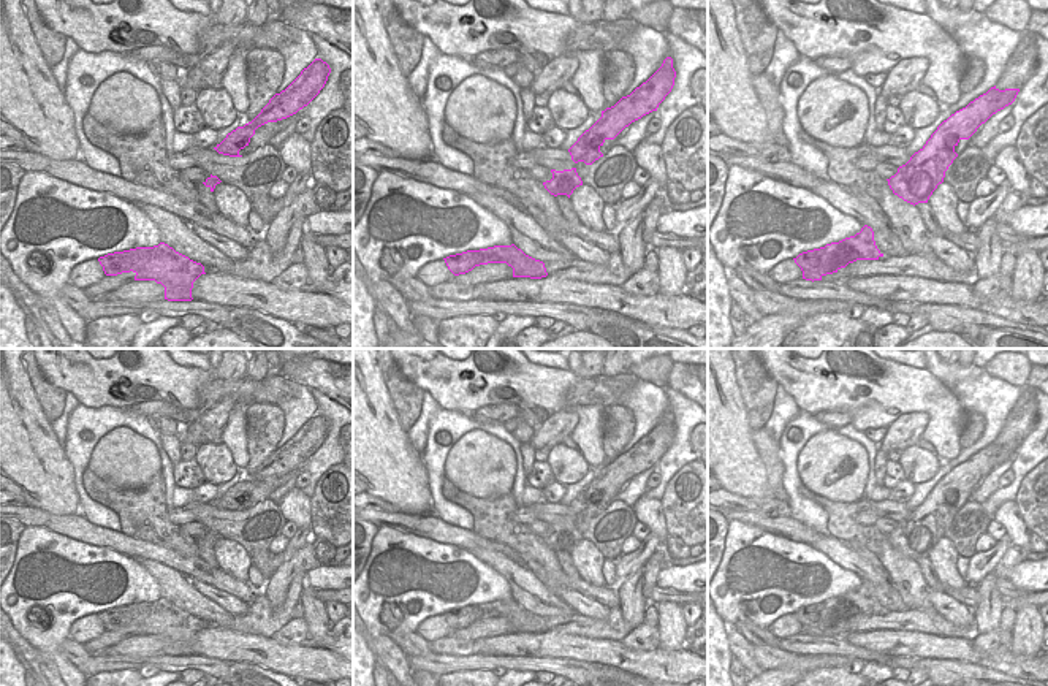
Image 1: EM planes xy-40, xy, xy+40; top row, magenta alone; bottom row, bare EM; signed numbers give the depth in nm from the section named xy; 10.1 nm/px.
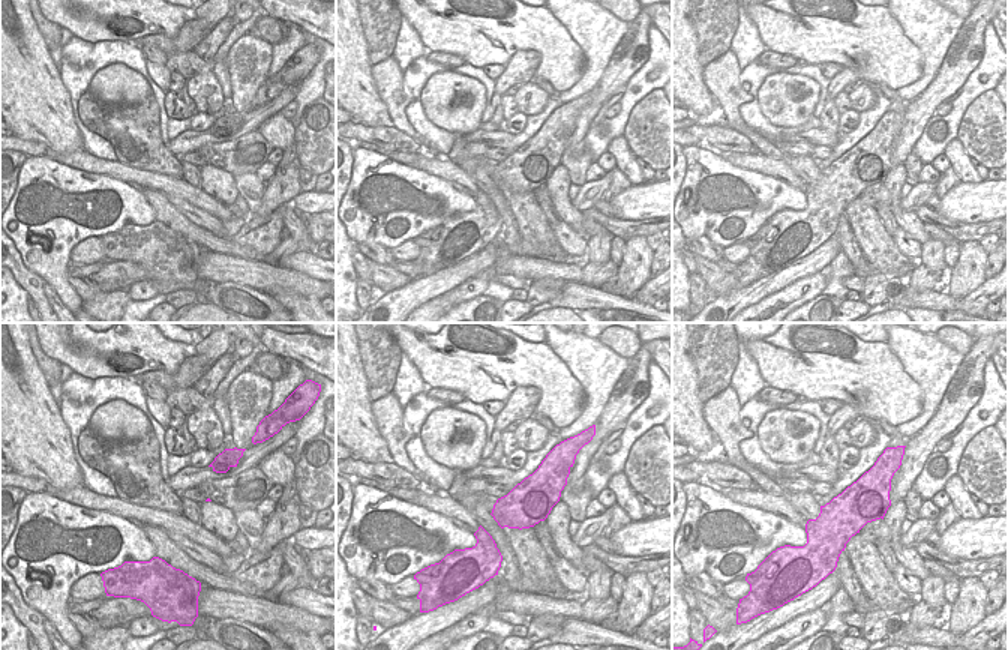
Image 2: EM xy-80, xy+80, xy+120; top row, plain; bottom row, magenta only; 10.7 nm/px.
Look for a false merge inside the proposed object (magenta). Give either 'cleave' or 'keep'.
keep

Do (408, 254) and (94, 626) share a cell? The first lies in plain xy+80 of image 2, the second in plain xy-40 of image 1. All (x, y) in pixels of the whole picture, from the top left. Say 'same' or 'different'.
same

